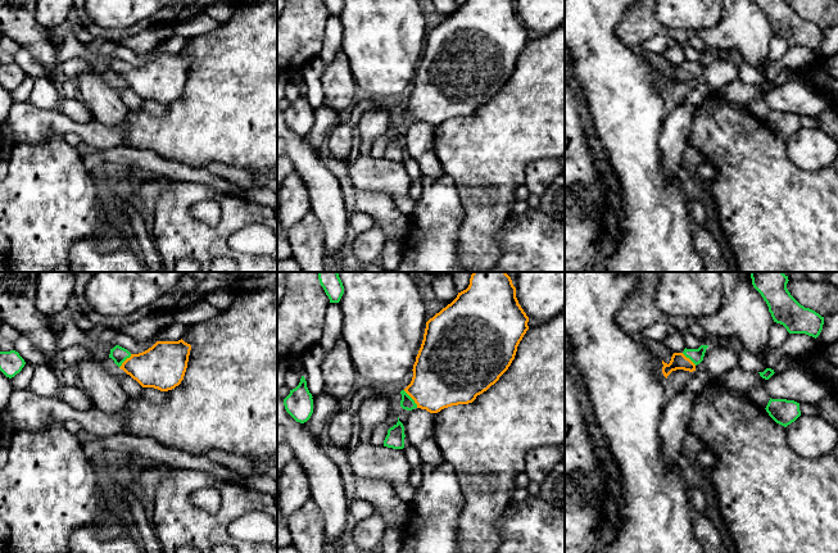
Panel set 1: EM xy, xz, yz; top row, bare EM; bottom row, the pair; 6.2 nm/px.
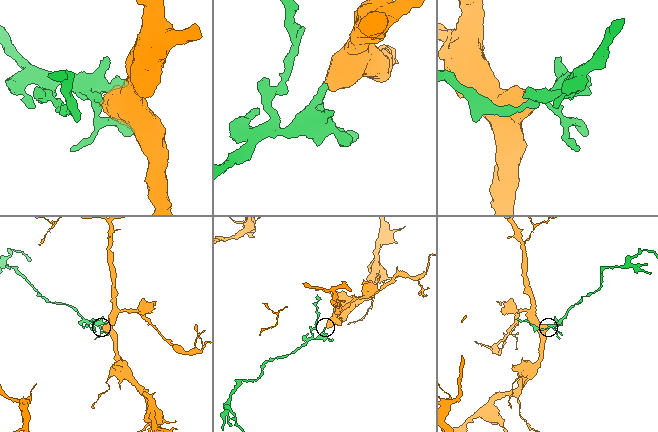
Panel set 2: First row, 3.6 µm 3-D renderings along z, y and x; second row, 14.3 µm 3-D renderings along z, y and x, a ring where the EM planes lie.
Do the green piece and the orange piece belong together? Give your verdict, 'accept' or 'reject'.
accept

